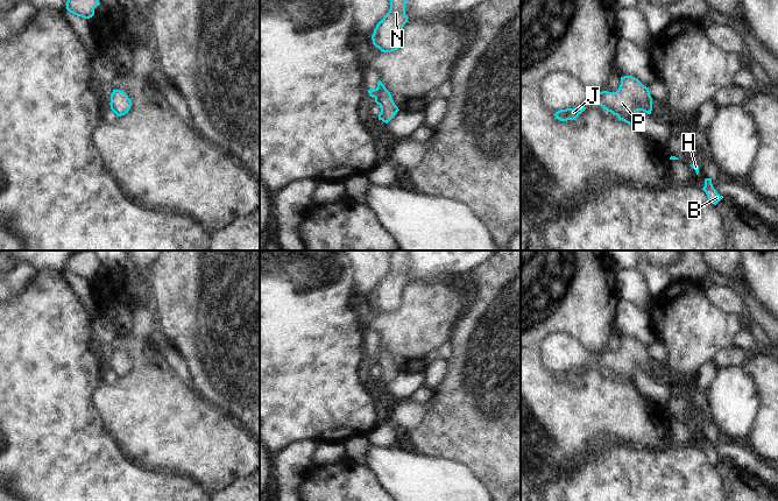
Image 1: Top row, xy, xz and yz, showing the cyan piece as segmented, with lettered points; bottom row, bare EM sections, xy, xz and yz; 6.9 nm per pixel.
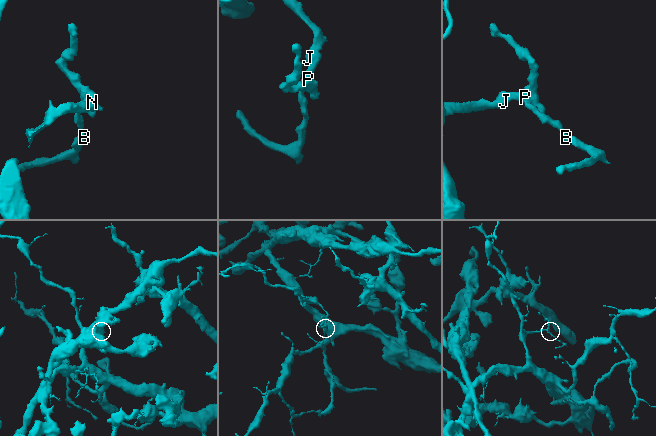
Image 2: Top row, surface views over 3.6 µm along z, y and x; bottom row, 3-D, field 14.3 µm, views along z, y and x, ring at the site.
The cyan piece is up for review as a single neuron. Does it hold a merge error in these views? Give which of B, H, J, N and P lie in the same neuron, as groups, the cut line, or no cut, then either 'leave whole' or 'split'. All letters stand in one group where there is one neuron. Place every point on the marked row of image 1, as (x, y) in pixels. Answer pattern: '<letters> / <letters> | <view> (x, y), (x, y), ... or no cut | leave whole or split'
B H / J N P | yz (617, 114), (624, 114), (632, 120) | split

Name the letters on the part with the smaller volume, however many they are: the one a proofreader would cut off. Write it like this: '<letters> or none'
B, H

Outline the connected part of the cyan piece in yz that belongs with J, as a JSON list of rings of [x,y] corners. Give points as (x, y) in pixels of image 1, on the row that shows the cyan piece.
[[[587,107],[566,108],[554,113],[556,119],[560,121],[575,120]]]

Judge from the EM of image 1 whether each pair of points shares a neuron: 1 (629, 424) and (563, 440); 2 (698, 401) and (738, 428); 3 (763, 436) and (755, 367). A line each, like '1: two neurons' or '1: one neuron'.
1: one neuron
2: two neurons
3: one neuron

